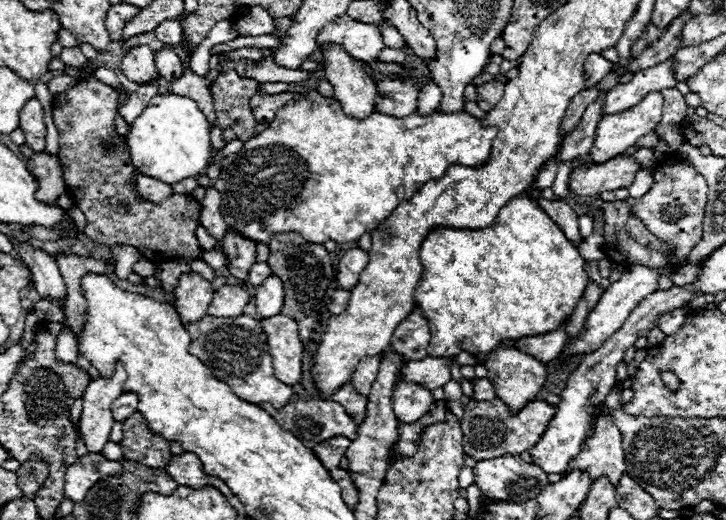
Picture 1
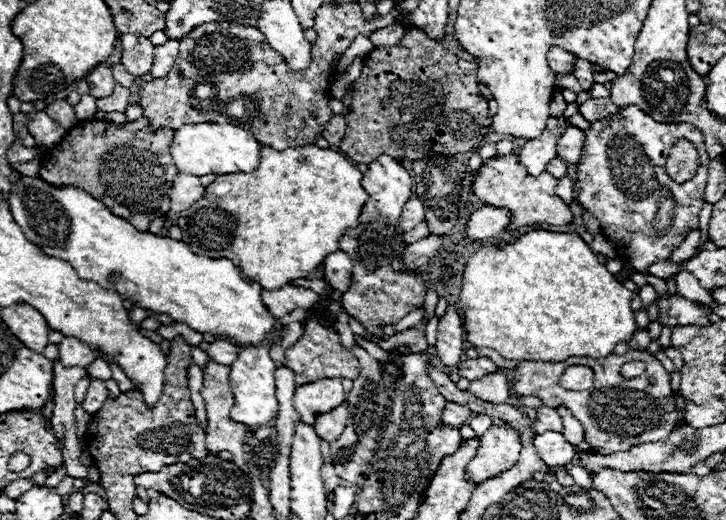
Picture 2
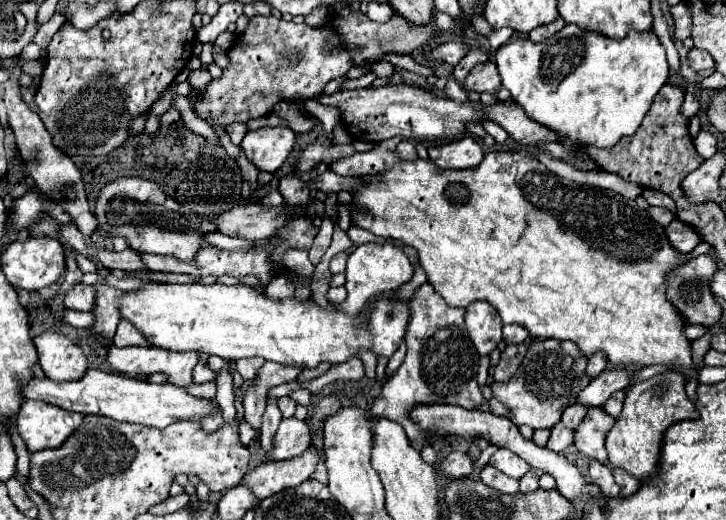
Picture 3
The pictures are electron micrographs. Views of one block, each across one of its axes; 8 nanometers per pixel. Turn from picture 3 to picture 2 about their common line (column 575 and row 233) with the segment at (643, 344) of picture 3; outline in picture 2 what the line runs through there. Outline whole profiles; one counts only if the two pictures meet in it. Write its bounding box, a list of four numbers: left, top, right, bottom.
[176,144,368,290]

